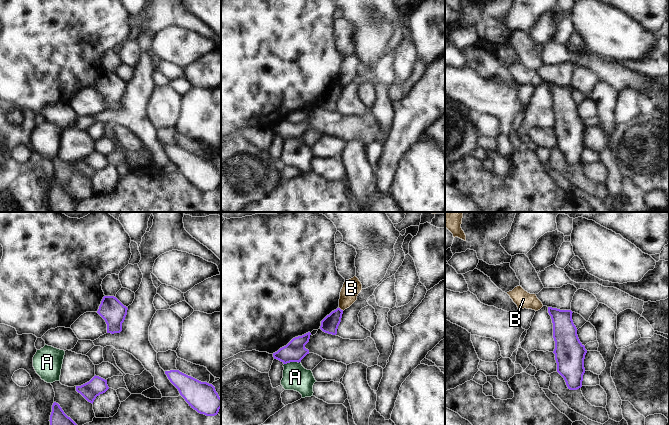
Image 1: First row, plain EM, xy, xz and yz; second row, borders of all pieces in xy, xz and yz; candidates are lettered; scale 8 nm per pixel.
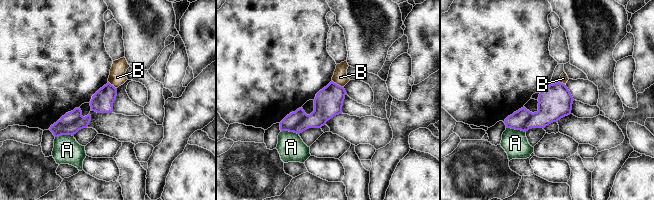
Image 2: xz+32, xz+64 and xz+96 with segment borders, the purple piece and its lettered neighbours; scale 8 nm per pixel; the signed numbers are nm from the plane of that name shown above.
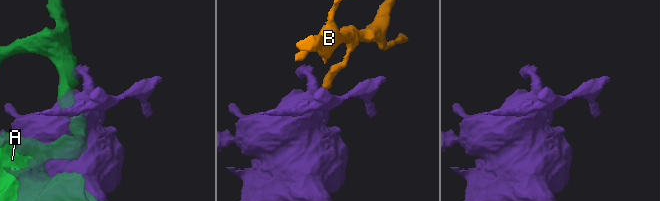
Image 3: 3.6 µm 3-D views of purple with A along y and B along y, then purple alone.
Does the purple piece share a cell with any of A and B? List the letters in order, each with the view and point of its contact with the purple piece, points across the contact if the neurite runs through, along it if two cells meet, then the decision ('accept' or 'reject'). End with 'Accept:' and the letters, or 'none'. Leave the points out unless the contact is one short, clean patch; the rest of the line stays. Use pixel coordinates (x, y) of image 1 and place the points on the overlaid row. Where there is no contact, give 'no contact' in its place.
A: contact xz (292, 361); border xz (300, 361), (284, 364); reject
B: contact xz (340, 309); border xz (339, 307), (343, 310); reject
Accept: none

